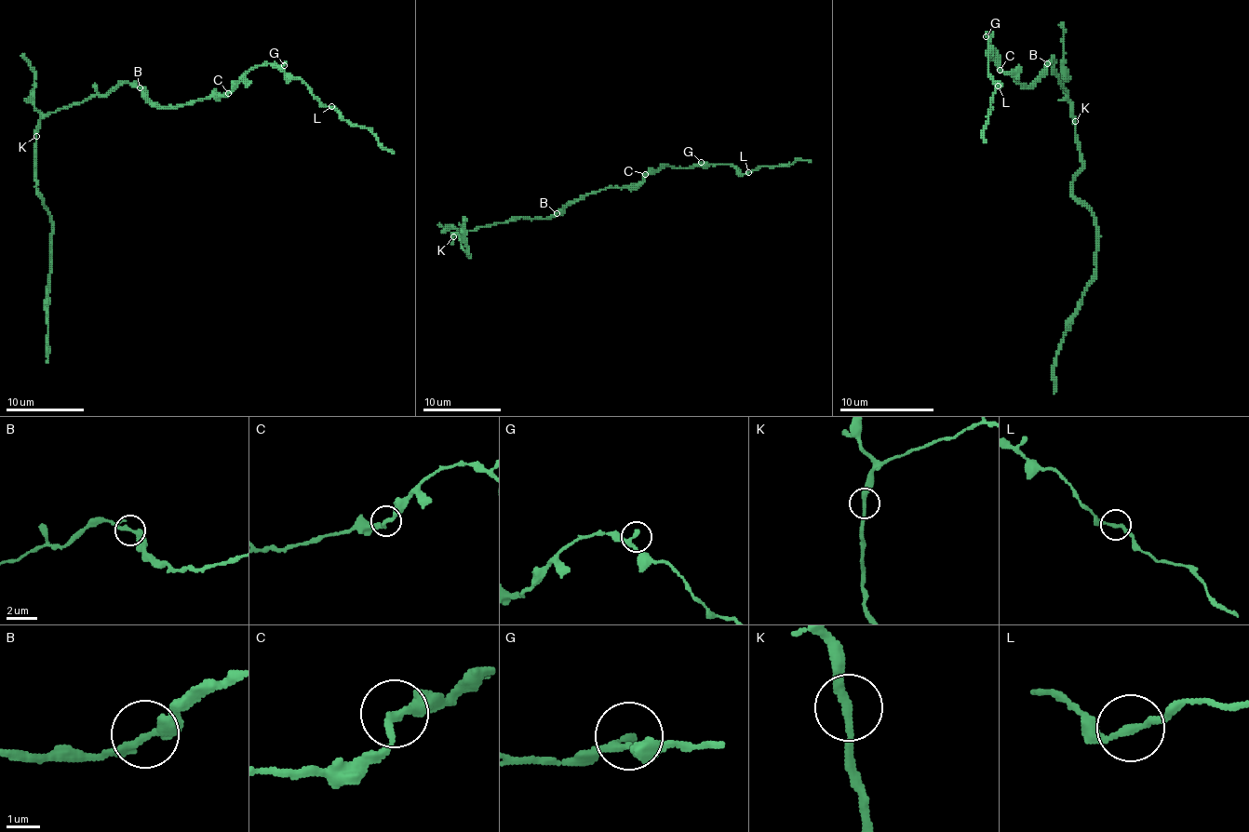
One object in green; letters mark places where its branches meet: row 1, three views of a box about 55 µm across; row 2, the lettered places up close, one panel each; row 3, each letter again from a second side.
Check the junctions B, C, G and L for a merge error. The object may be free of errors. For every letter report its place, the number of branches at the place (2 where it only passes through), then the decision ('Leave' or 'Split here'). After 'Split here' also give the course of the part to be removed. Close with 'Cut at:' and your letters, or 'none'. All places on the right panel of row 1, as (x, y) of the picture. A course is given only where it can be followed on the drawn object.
B: Place: (1047, 63). Branches: 2. Split here. Course of the part to remove: (1047, 62), (1075, 119), (1082, 170), (1073, 189), (1096, 224), (1096, 278), (1056, 355), (1054, 394)
C: Place: (1000, 70). Branches: 2. Leave
G: Place: (986, 36). Branches: 2. Leave
L: Place: (998, 86). Branches: 2. Leave
Cut at: B

